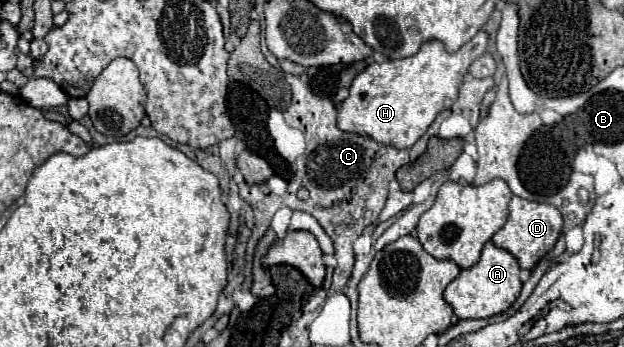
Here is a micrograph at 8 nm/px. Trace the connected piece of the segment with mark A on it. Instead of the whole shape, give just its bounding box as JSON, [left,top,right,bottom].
[444,242,522,320]

